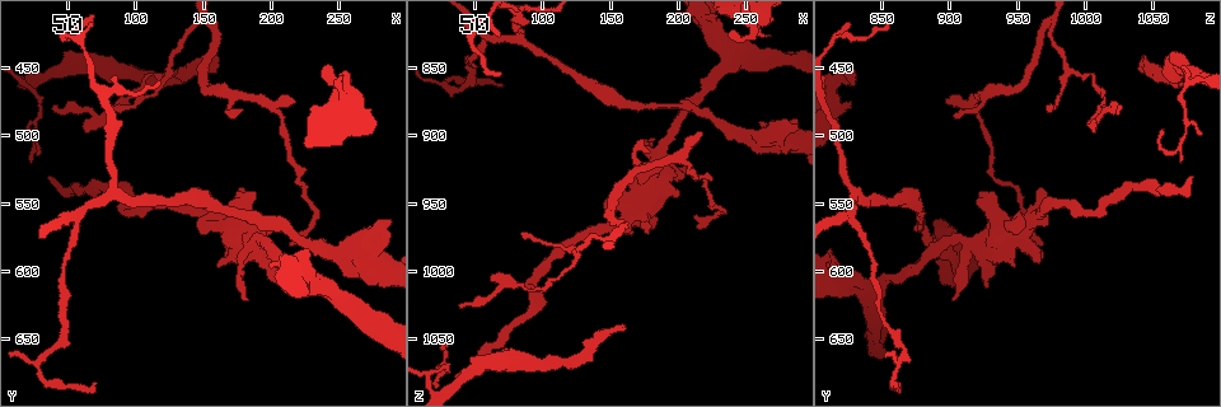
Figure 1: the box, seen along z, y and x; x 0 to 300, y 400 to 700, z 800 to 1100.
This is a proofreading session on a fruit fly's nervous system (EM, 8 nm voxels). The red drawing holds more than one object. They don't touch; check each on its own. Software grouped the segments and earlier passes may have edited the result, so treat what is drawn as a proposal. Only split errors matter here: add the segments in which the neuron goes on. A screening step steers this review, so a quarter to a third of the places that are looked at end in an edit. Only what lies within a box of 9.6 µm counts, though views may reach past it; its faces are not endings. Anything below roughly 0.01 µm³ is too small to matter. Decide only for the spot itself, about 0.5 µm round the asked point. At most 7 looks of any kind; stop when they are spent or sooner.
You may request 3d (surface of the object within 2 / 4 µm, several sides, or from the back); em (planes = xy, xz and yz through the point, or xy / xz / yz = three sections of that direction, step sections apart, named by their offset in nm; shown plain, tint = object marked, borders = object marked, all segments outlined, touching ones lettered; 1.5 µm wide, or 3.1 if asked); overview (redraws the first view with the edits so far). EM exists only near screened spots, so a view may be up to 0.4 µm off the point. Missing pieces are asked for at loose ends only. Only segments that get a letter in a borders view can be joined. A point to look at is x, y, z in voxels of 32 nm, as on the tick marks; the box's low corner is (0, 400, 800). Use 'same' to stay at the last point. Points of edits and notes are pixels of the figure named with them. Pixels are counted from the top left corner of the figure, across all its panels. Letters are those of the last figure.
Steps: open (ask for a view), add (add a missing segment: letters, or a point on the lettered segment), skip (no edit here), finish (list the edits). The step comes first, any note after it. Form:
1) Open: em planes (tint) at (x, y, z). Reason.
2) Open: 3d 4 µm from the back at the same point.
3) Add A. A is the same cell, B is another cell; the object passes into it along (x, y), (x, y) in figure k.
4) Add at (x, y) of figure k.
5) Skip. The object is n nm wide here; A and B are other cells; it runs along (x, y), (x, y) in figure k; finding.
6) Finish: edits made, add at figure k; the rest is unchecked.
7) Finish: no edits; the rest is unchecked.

Open: em planes (borders) at (214, 582, 966). Thin end.

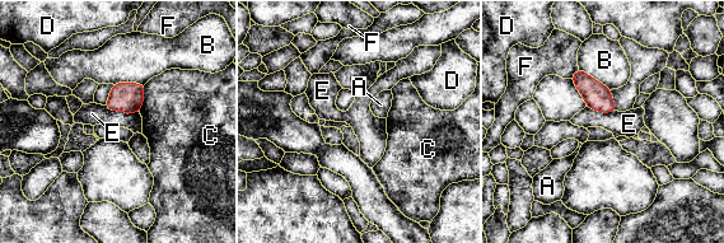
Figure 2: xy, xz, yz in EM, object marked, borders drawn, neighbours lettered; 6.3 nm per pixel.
Skip. The object is 80 nm wide here; A, B, C, D, E and F are other cells; a border runs along (104, 104), (110, 110), (139, 113) in figure 2; no lettered segment goes on from it.

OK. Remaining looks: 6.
Open: 3d 4 µm at (160, 596, 948). An open end.

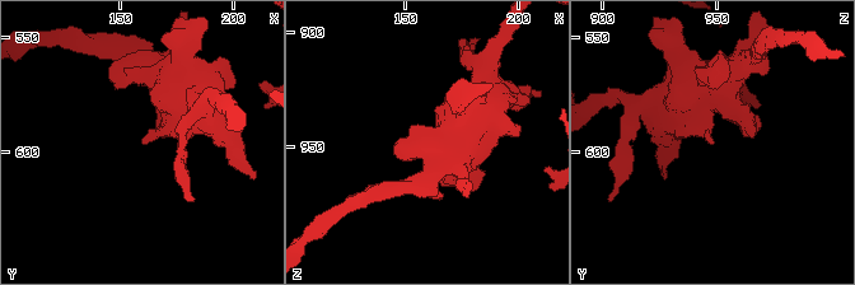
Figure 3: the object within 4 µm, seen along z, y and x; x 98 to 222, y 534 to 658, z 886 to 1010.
Open: em xz step 8 (tint) at (160, 596, 947).

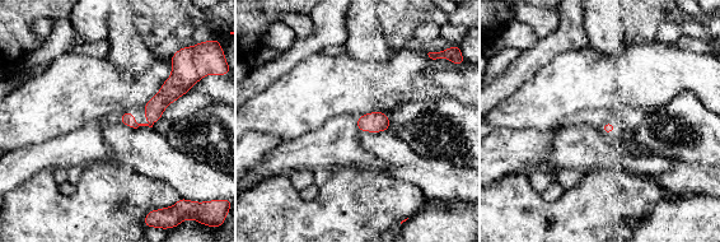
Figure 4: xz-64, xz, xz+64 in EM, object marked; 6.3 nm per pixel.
Open: em xy step 8 (borders) at the same point. Another direction.

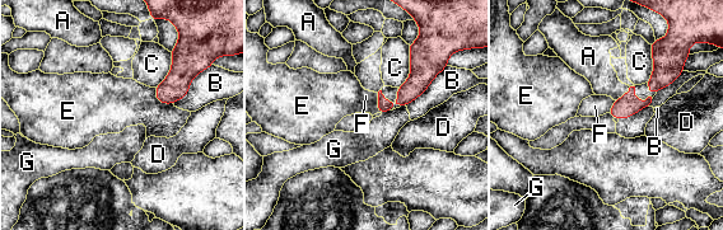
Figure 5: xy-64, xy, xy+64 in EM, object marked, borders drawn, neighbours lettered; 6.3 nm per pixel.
Skip. A, B, C, D, E, F and G are other cells; a border runs along (615, 101), (607, 112) in figure 5; none of them fits.

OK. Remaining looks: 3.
Open: em planes (plain) at (70, 682, 862). Tapers out.

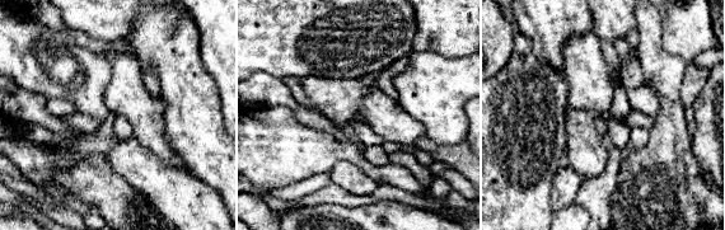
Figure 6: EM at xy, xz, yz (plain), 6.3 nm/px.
Open: em planes (tint) at the same point. Where the object lies.

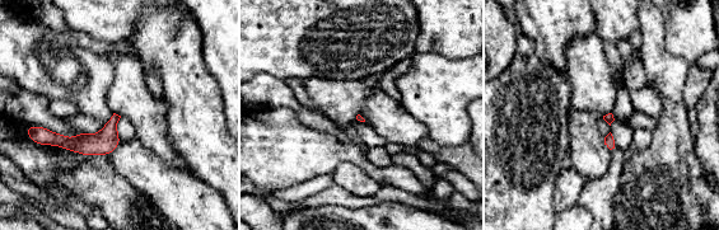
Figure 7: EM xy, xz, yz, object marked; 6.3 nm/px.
Open: em planes (borders) at the same point. See the neighbours.

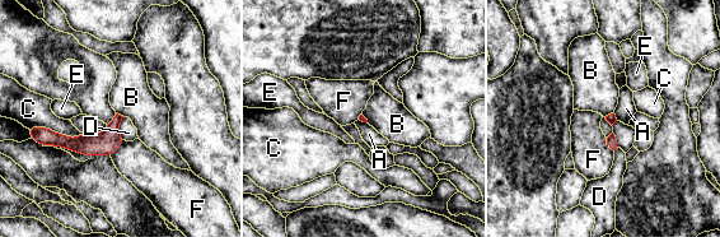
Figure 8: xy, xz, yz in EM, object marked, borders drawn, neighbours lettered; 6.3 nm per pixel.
Skip. A, B, C, D, E and F are other cells; a border runs along (116, 112), (124, 116) in figure 8; no lettered segment goes on from it.

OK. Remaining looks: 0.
Finish: no edits; the rest is unchecked.

